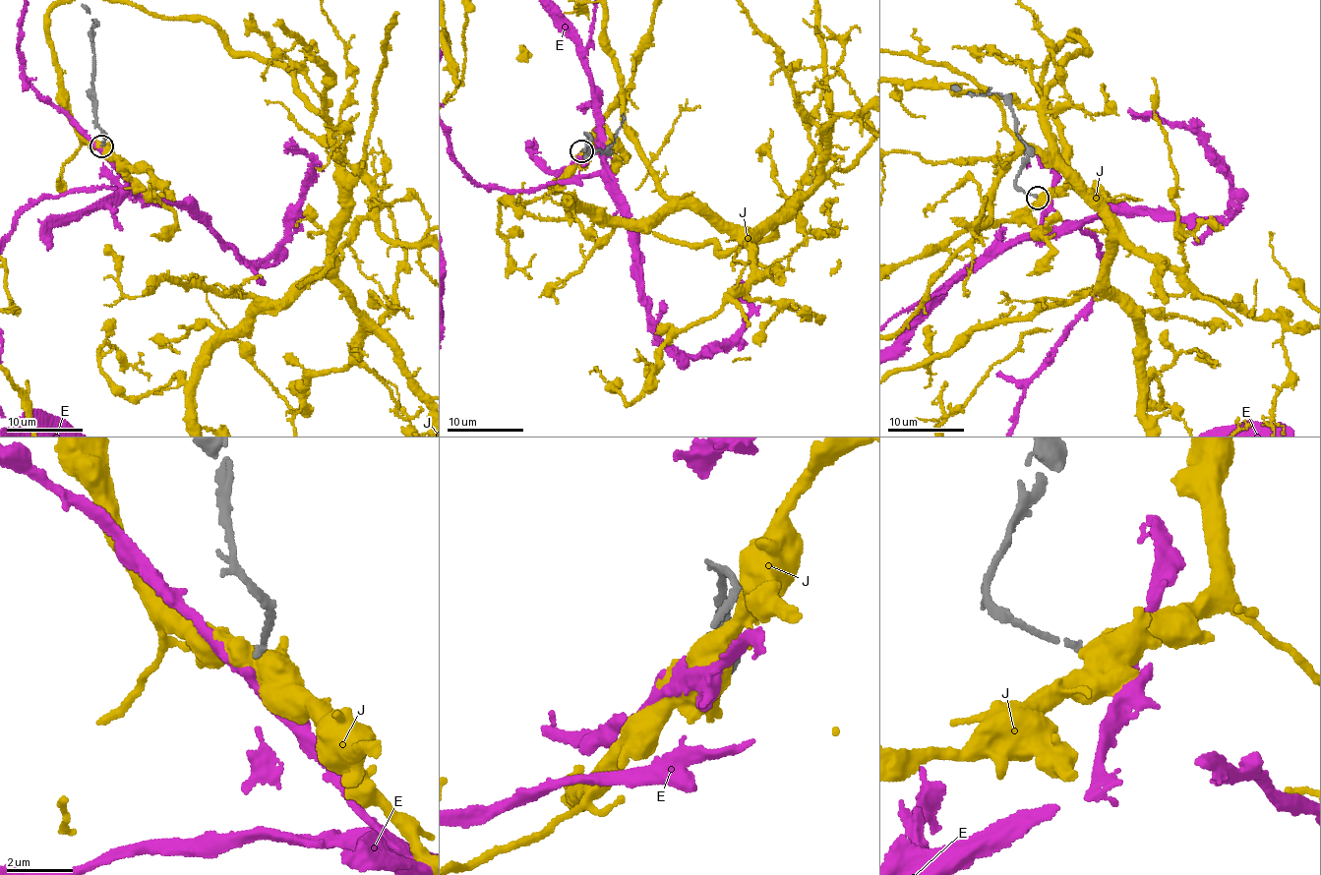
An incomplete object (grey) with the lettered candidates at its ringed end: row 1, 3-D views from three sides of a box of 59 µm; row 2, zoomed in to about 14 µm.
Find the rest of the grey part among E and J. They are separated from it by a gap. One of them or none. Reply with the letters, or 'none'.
E

